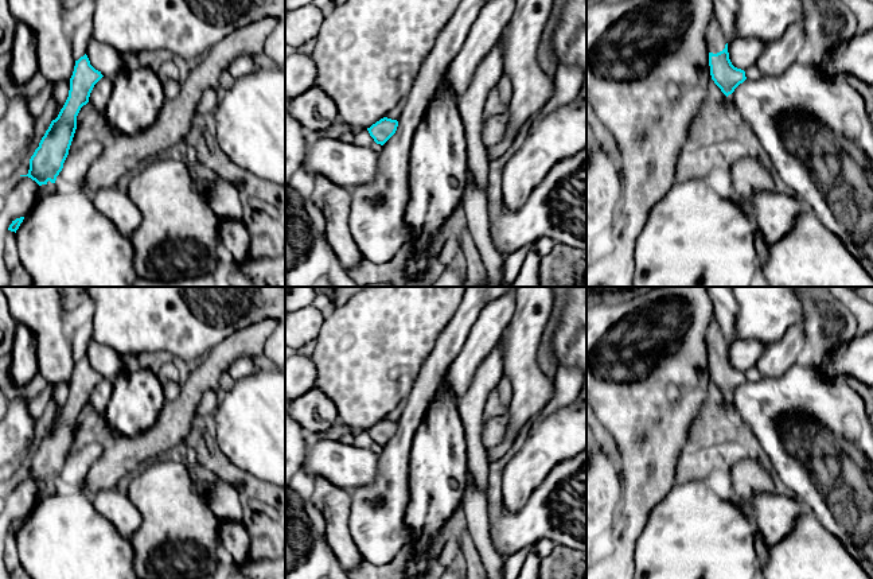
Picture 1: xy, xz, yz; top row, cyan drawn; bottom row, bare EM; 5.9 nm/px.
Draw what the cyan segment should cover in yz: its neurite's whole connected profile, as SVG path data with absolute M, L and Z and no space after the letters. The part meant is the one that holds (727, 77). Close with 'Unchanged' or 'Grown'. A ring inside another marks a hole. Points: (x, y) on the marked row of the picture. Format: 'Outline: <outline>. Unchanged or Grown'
Outline: M710 20L708 24L705 40L710 51L709 66L712 79L728 97L747 79L745 71L732 65L728 53L728 42L721 32L717 20Z. Grown

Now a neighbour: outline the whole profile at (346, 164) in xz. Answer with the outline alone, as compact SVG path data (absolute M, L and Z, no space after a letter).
M317 139L307 147L305 164L335 184L348 189L367 184L377 175L378 154L367 147L335 139Z

